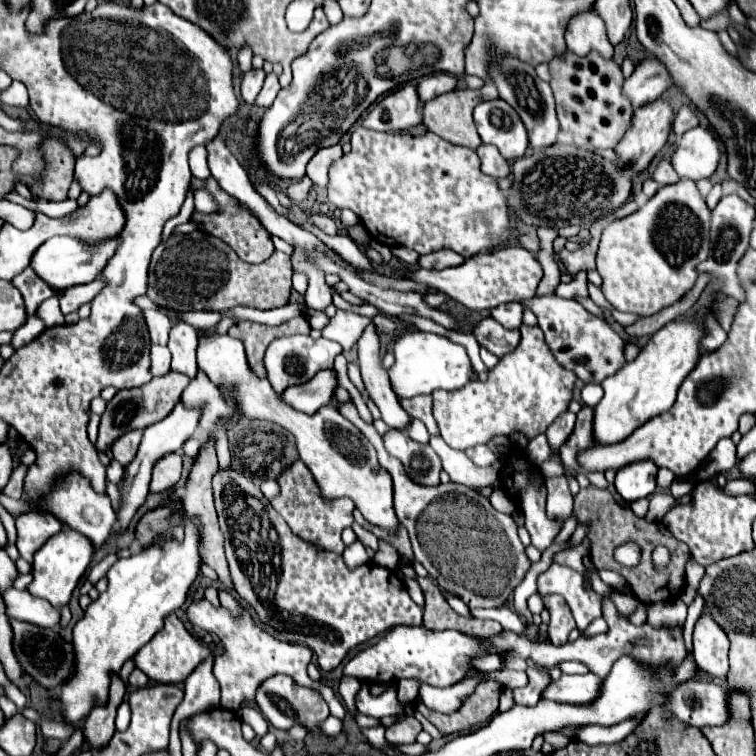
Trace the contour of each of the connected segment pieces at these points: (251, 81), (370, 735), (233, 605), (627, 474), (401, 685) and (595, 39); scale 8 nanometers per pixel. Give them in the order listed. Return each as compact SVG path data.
M250 69L244 79L242 79L242 85L240 85L240 93L242 93L242 99L248 103L248 105L254 105L256 101L256 95L260 93L262 89L262 83L264 83L264 77L266 73L262 69Z
M368 727L368 729L360 729L360 733L376 747L388 747L390 743L384 737L384 727Z
M220 590L218 592L220 604L226 608L232 616L238 618L242 613L242 607L239 601L233 597L230 592L226 590Z
M646 459L646 461L630 463L616 473L616 481L614 481L616 491L628 503L648 497L656 491L656 473L658 467L654 465L654 461Z
M401 679L397 684L397 697L399 701L412 702L416 699L420 683L415 679Z
M594 5L582 13L576 13L566 27L566 45L570 51L582 55L596 49L604 57L612 55L612 43L608 41L602 17L596 13Z

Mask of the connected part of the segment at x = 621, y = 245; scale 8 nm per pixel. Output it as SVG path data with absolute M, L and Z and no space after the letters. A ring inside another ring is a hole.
M682 179L676 185L662 187L644 207L636 213L612 221L600 237L600 247L596 255L596 269L602 277L602 293L610 301L610 305L624 313L634 313L640 317L650 317L664 307L674 305L688 293L698 277L698 263L708 259L710 253L710 211L700 197L696 183L690 179Z

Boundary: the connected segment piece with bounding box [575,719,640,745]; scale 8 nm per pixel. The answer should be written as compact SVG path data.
M630 719L613 727L587 725L580 728L575 737L588 745L594 745L594 743L615 743L628 736L639 724L638 720Z

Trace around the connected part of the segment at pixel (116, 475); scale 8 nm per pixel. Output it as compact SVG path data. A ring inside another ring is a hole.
M110 459L108 467L106 467L106 475L108 475L108 479L110 479L112 483L120 483L120 481L122 481L122 475L124 475L124 467L118 465L118 461Z

